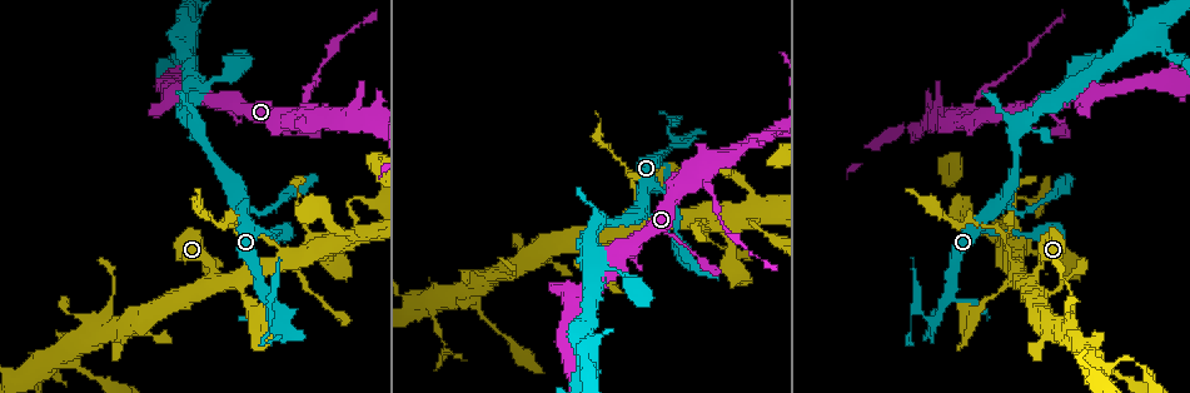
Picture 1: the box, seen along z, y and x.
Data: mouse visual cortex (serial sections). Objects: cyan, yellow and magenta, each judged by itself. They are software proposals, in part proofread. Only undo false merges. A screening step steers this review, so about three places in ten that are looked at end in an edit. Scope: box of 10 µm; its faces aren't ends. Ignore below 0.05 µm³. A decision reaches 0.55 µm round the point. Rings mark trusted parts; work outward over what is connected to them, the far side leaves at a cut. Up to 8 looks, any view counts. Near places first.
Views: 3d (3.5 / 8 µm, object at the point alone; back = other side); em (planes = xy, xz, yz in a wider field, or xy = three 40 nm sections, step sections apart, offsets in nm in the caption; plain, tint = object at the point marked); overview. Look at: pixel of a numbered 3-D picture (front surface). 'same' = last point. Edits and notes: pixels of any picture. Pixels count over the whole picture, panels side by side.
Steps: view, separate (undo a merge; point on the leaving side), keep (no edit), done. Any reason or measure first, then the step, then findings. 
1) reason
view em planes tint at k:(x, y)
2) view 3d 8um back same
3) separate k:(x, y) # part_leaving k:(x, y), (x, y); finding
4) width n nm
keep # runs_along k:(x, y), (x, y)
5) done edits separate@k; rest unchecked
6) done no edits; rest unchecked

arms part here
view 3d 8um back at 1:(1004, 239)

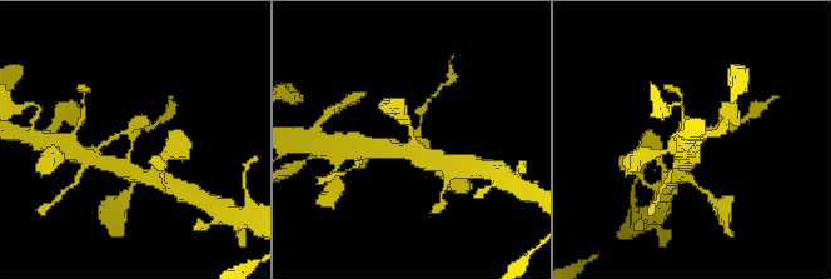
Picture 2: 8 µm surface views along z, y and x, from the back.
view 3d 3.5um same

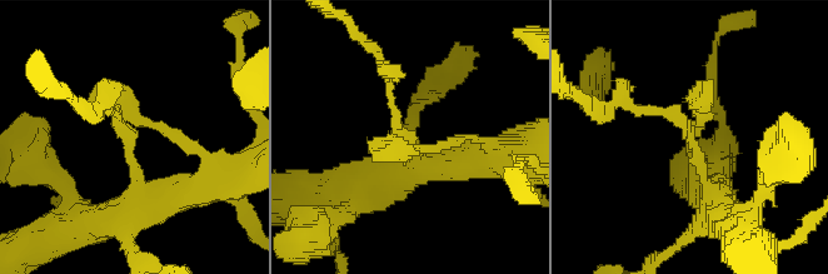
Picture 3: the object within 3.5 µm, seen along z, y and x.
need the tissue
view em xy step 2 tint at 3:(129, 135)

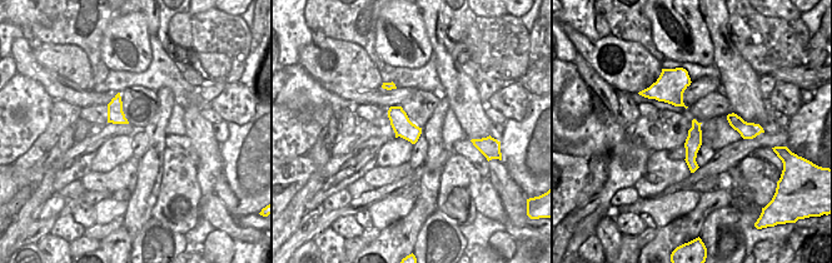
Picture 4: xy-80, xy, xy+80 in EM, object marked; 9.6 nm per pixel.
keep # runs_along 3:(716, 205), (684, 125), (623, 94); one cell here

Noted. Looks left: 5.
sharp bend
view 3d 3.5um at 1:(696, 170)

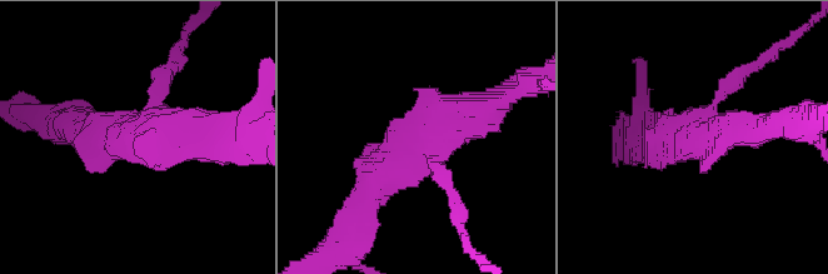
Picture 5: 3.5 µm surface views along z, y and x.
shape alone is not enough
view em xy step 2 tint at 5:(139, 132)

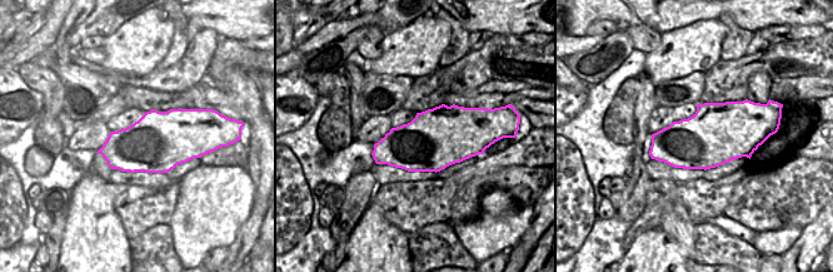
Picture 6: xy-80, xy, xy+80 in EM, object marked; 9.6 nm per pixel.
separate 5:(746, 69) # part_leaving 5:(719, 99), (742, 71), (799, 33); a second cell is stuck on

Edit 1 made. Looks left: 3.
redraw
view overview

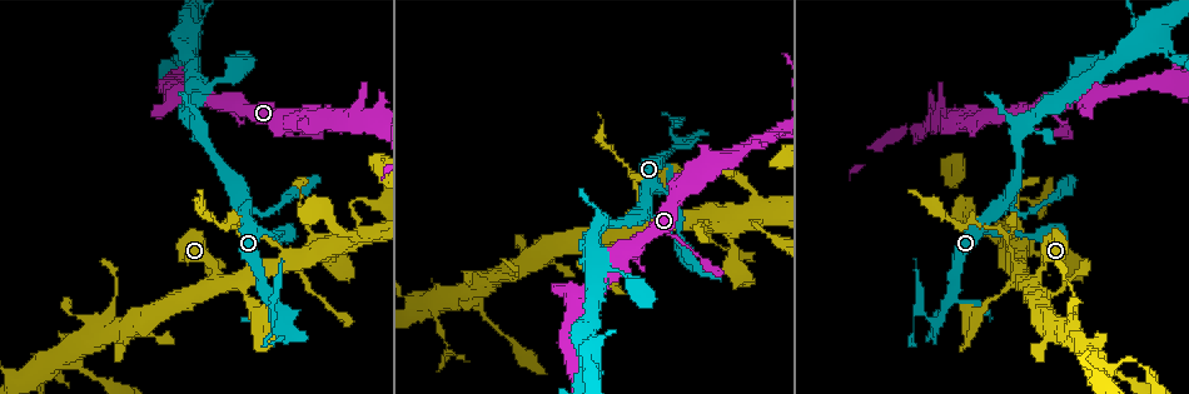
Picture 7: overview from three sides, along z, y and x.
abrupt turn
view 3d 3.5um at 7:(936, 320)

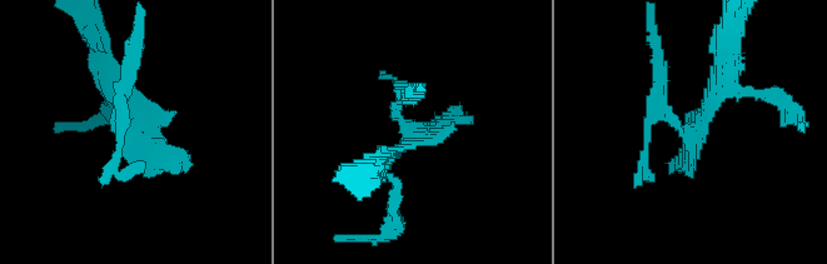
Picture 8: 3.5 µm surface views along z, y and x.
need the tissue
view em xy step 1 tint at 8:(687, 135)

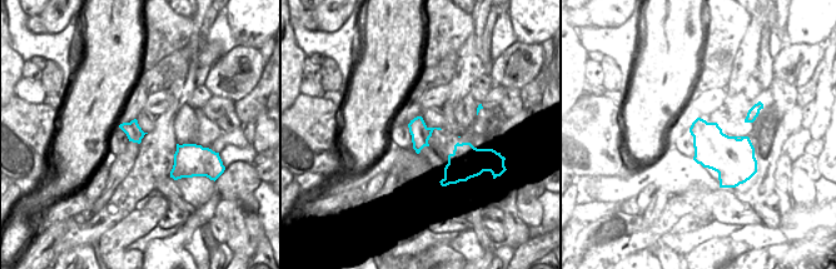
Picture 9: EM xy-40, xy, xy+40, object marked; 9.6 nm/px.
separate 8:(661, 86) # part_leaving 8:(676, 125), (659, 94), (653, 25); two cells meet here

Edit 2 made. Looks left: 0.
done edits separate@5, separate@8; rest unchecked

